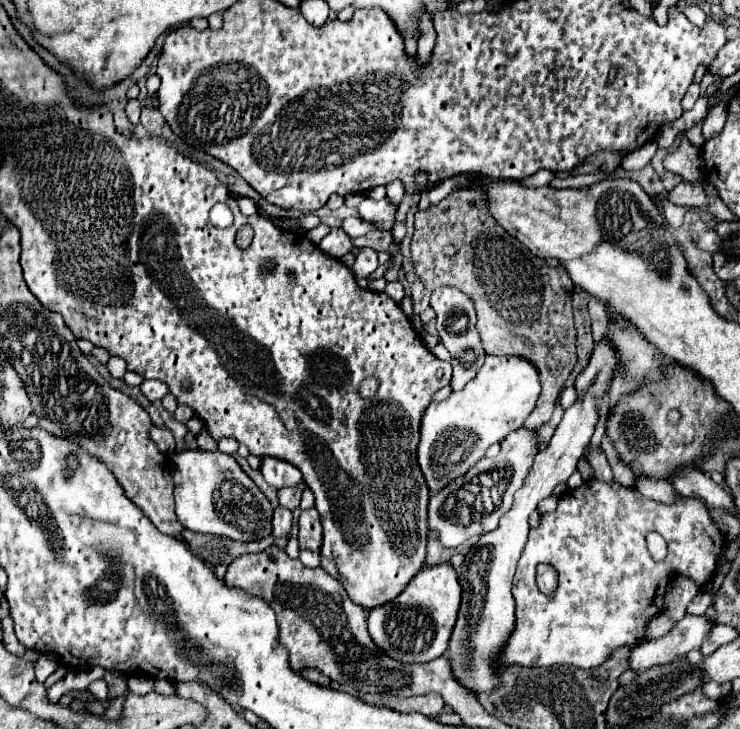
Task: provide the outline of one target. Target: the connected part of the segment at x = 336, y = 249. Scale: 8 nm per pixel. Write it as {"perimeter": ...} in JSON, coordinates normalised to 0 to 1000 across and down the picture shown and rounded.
{"perimeter":[[[450,313],[450,316],[431,332],[431,340],[434,340],[434,346],[439,346],[439,348],[447,351],[447,354],[461,354],[461,351],[466,351],[469,346],[477,343],[477,332],[474,332],[474,326],[472,326],[464,316]]]}

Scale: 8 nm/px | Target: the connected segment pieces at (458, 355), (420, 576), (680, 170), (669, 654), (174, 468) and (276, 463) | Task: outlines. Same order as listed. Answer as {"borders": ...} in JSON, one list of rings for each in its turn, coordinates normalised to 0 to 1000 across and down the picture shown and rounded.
{"borders":[[[[588,395],[585,406],[582,406],[582,422],[591,428],[591,455],[596,461],[596,469],[601,472],[601,477],[609,483],[609,499],[612,499],[612,519],[609,519],[609,529],[612,535],[626,532],[636,519],[642,519],[642,510],[647,510],[647,505],[655,497],[655,480],[647,469],[647,458],[642,453],[642,417],[639,412],[634,412],[634,406],[623,403],[620,395]]],[[[609,774],[574,776],[547,804],[536,823],[499,837],[499,872],[518,894],[545,911],[582,908],[601,897],[623,829],[623,804]]],[[[920,181],[918,189],[920,189],[918,203],[899,214],[899,222],[896,222],[899,230],[923,241],[923,247],[947,247],[953,233],[945,214],[945,203],[931,198],[931,192],[926,189],[926,181]]],[[[926,842],[926,848],[901,872],[855,889],[855,900],[850,903],[850,911],[855,919],[866,922],[888,911],[909,908],[912,903],[928,897],[931,892],[947,889],[953,872],[958,872],[961,859],[964,850],[958,850],[955,845]]],[[[269,615],[245,617],[231,628],[231,650],[236,661],[236,702],[253,727],[323,743],[353,741],[366,733],[369,697],[315,626]]],[[[366,626],[353,628],[353,650],[372,669],[401,669],[409,664],[409,653],[399,639]]]]}

